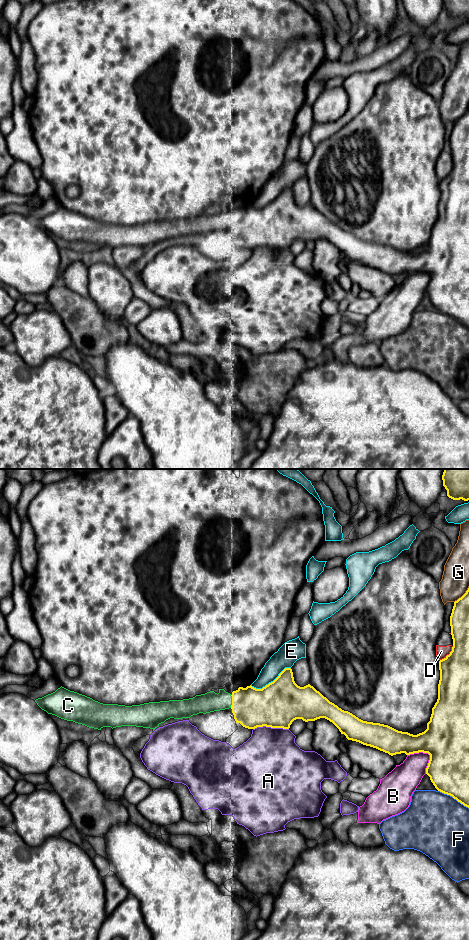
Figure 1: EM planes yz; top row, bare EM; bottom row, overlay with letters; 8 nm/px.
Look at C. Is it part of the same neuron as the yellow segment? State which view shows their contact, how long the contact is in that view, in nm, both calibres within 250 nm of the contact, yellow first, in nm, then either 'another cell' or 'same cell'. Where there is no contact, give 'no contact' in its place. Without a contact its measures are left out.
meets yellow in yz; contact 100 nm long; 320 nm thick on the yellow side, 160 nm on the other; same cell

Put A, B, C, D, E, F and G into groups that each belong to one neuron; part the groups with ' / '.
A / B / C / D / E / F / G

